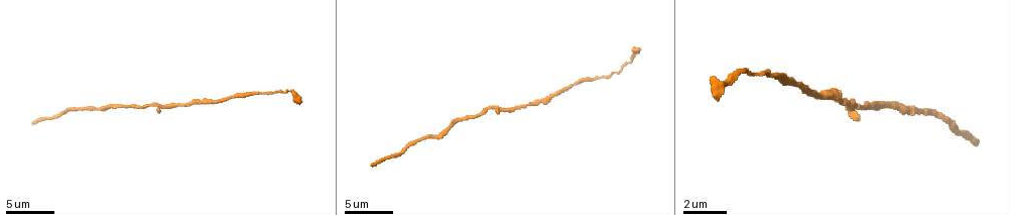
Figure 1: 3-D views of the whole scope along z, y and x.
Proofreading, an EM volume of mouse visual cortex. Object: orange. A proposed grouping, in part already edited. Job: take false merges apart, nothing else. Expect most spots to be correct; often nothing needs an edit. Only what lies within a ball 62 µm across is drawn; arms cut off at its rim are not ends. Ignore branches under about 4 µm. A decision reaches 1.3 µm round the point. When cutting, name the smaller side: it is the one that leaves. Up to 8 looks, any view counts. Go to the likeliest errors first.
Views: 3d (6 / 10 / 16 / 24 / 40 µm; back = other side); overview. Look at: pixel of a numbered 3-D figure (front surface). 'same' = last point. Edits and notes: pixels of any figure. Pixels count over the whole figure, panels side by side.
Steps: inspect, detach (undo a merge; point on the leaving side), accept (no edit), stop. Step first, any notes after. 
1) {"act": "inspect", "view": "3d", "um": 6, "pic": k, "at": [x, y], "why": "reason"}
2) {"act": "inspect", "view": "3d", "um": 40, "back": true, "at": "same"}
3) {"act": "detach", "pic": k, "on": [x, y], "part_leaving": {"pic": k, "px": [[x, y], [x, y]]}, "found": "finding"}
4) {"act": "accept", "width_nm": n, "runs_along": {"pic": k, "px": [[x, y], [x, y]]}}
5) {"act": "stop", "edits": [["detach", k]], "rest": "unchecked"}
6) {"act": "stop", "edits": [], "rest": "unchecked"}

{"act": "inspect", "view": "3d", "um": 10, "pic": 1, "at": [852, 105], "why": "side arm on a straight run"}

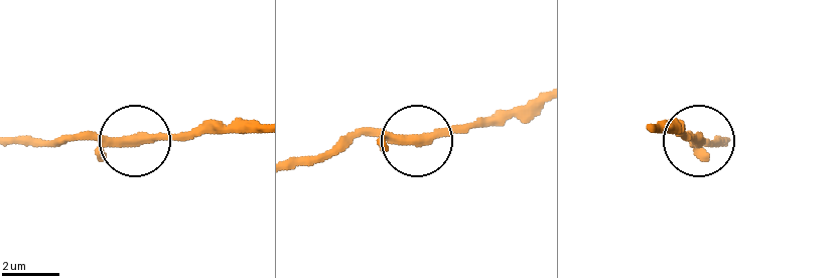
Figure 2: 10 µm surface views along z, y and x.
{"act": "inspect", "view": "3d", "um": 6, "pic": 2, "at": [128, 142], "why": "zoom in"}

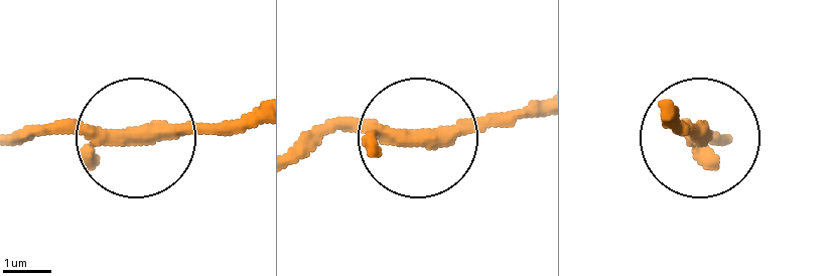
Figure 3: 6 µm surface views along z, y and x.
{"act": "accept", "width_nm": 270, "runs_along": {"pic": 3, "px": [[137, 133], [21, 137]]}, "found": "all the same cell"}

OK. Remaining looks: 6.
{"act": "inspect", "view": "3d", "um": 16, "pic": 1, "at": [421, 140], "why": "thin neck"}

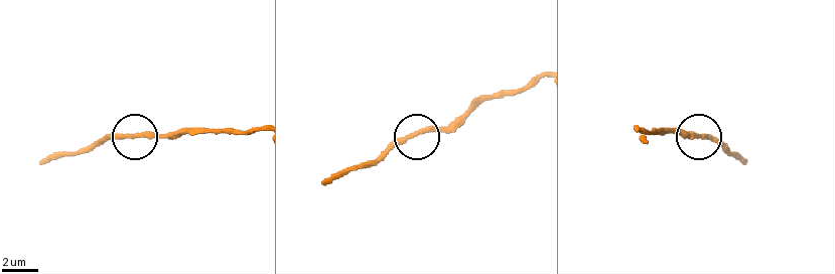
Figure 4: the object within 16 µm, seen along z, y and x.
{"act": "inspect", "view": "3d", "um": 16, "back": true, "pic": 4, "at": [414, 135], "why": "from behind"}

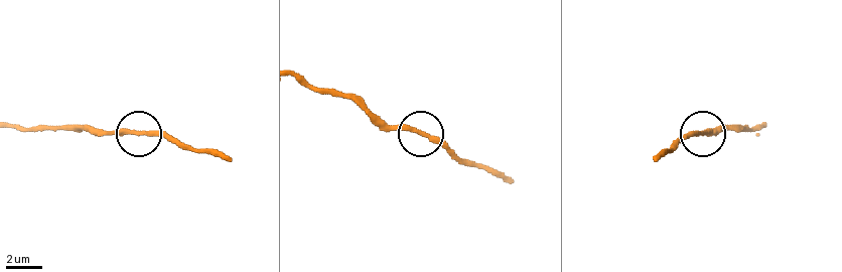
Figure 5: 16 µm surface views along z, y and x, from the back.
{"act": "accept", "runs_along": {"pic": 5, "px": [[17, 126], [31, 130], [130, 130], [178, 139]]}, "found": "all the same cell"}

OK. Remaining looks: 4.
{"act": "inspect", "view": "3d", "um": 10, "pic": 1, "at": [592, 77], "why": "calibre changes"}

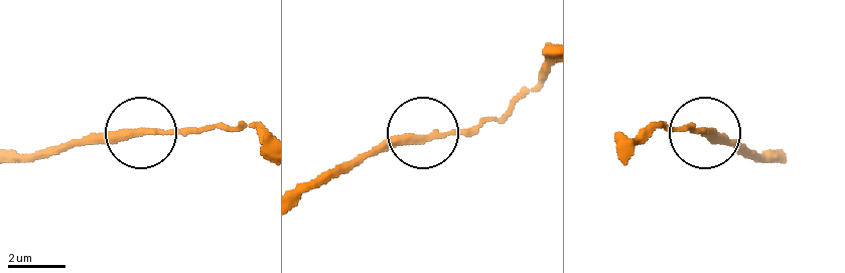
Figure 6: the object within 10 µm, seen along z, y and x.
{"act": "inspect", "view": "3d", "um": 10, "back": true, "pic": 6, "at": [146, 132], "why": "other side"}

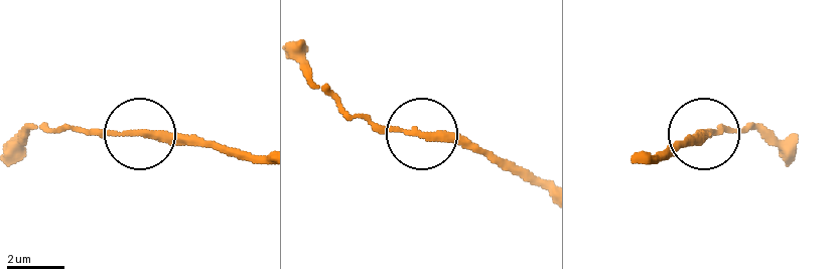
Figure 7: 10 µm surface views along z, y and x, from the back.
{"act": "accept", "runs_along": {"pic": 7, "px": [[262, 161], [168, 132], [62, 132]]}, "found": "one cell here"}

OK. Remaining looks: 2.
{"act": "inspect", "view": "3d", "um": 10, "pic": 1, "at": [216, 101], "why": "calibre changes"}

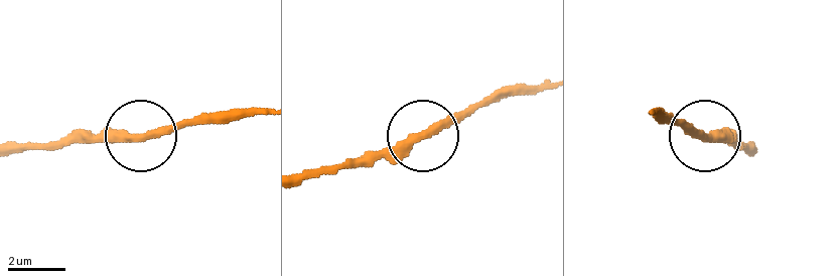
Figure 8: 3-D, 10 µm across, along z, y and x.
{"act": "accept", "found": "one cell here"}

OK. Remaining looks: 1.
{"act": "stop", "edits": [], "rest": "unchecked"}

